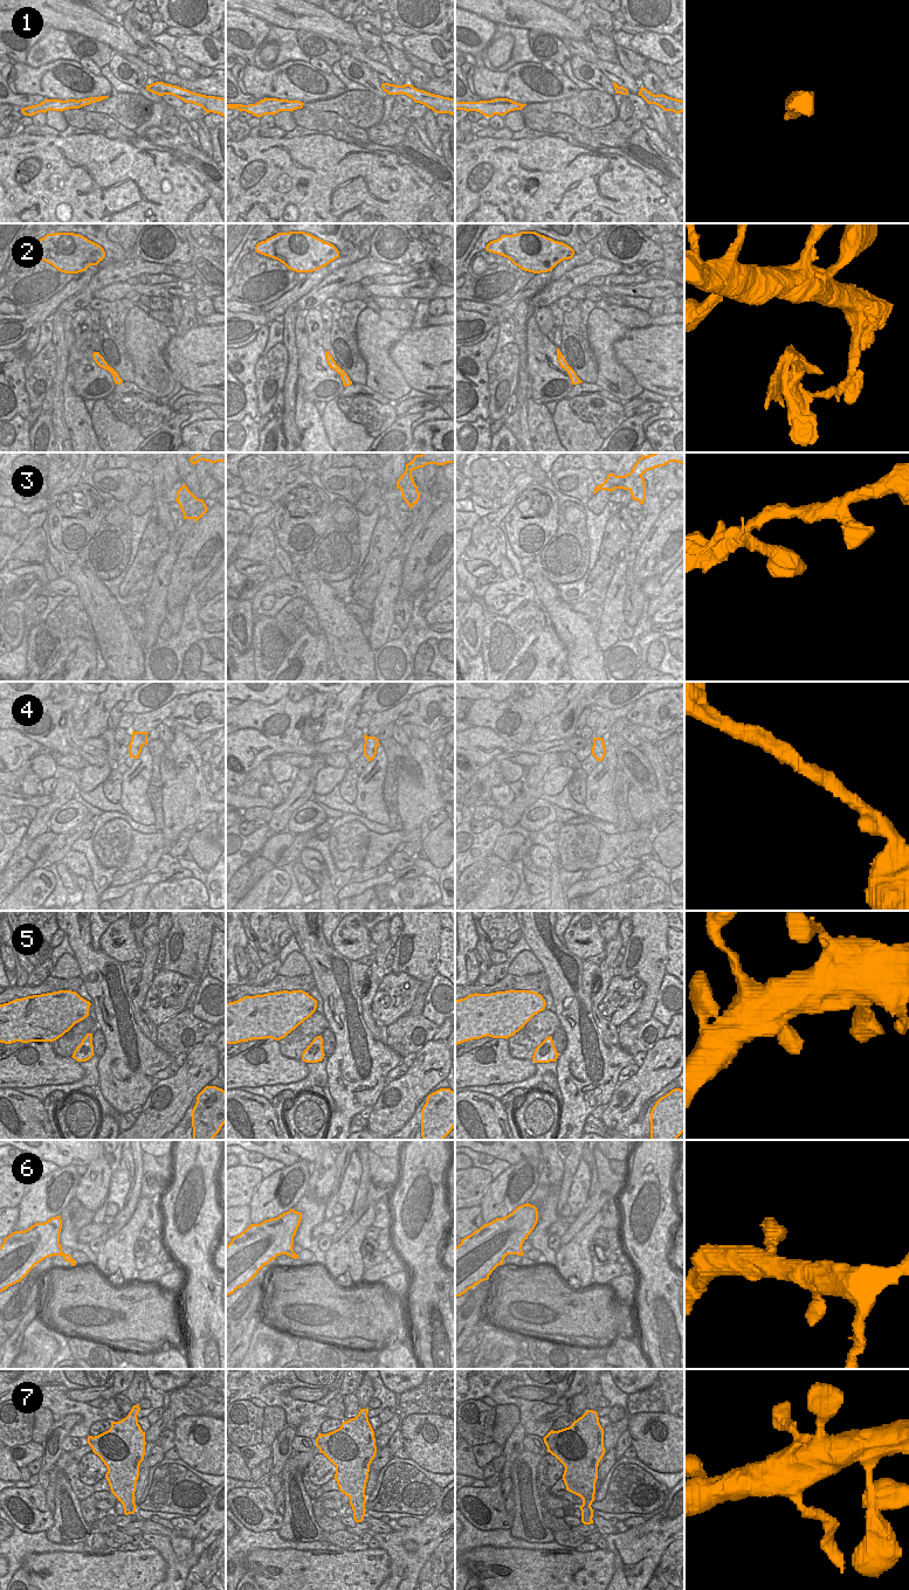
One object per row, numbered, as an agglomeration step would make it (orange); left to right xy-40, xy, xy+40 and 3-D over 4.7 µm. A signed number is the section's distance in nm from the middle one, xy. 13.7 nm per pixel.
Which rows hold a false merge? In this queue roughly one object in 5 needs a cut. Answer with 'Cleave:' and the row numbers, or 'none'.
Cleave: none

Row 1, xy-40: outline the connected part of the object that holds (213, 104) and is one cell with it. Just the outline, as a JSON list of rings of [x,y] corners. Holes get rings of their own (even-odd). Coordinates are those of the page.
[[[156,82],[146,85],[146,90],[158,96],[172,95],[185,103],[193,103],[201,106],[206,113],[213,112],[226,117],[226,99],[215,96],[206,96],[192,92],[177,85]]]

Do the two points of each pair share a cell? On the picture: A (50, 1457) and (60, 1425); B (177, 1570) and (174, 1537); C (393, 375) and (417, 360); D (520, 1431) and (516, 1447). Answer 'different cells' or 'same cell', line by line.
A: same cell
B: different cells
C: different cells
D: same cell

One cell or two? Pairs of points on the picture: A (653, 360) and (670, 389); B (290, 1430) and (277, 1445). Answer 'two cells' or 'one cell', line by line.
A: one cell
B: one cell

